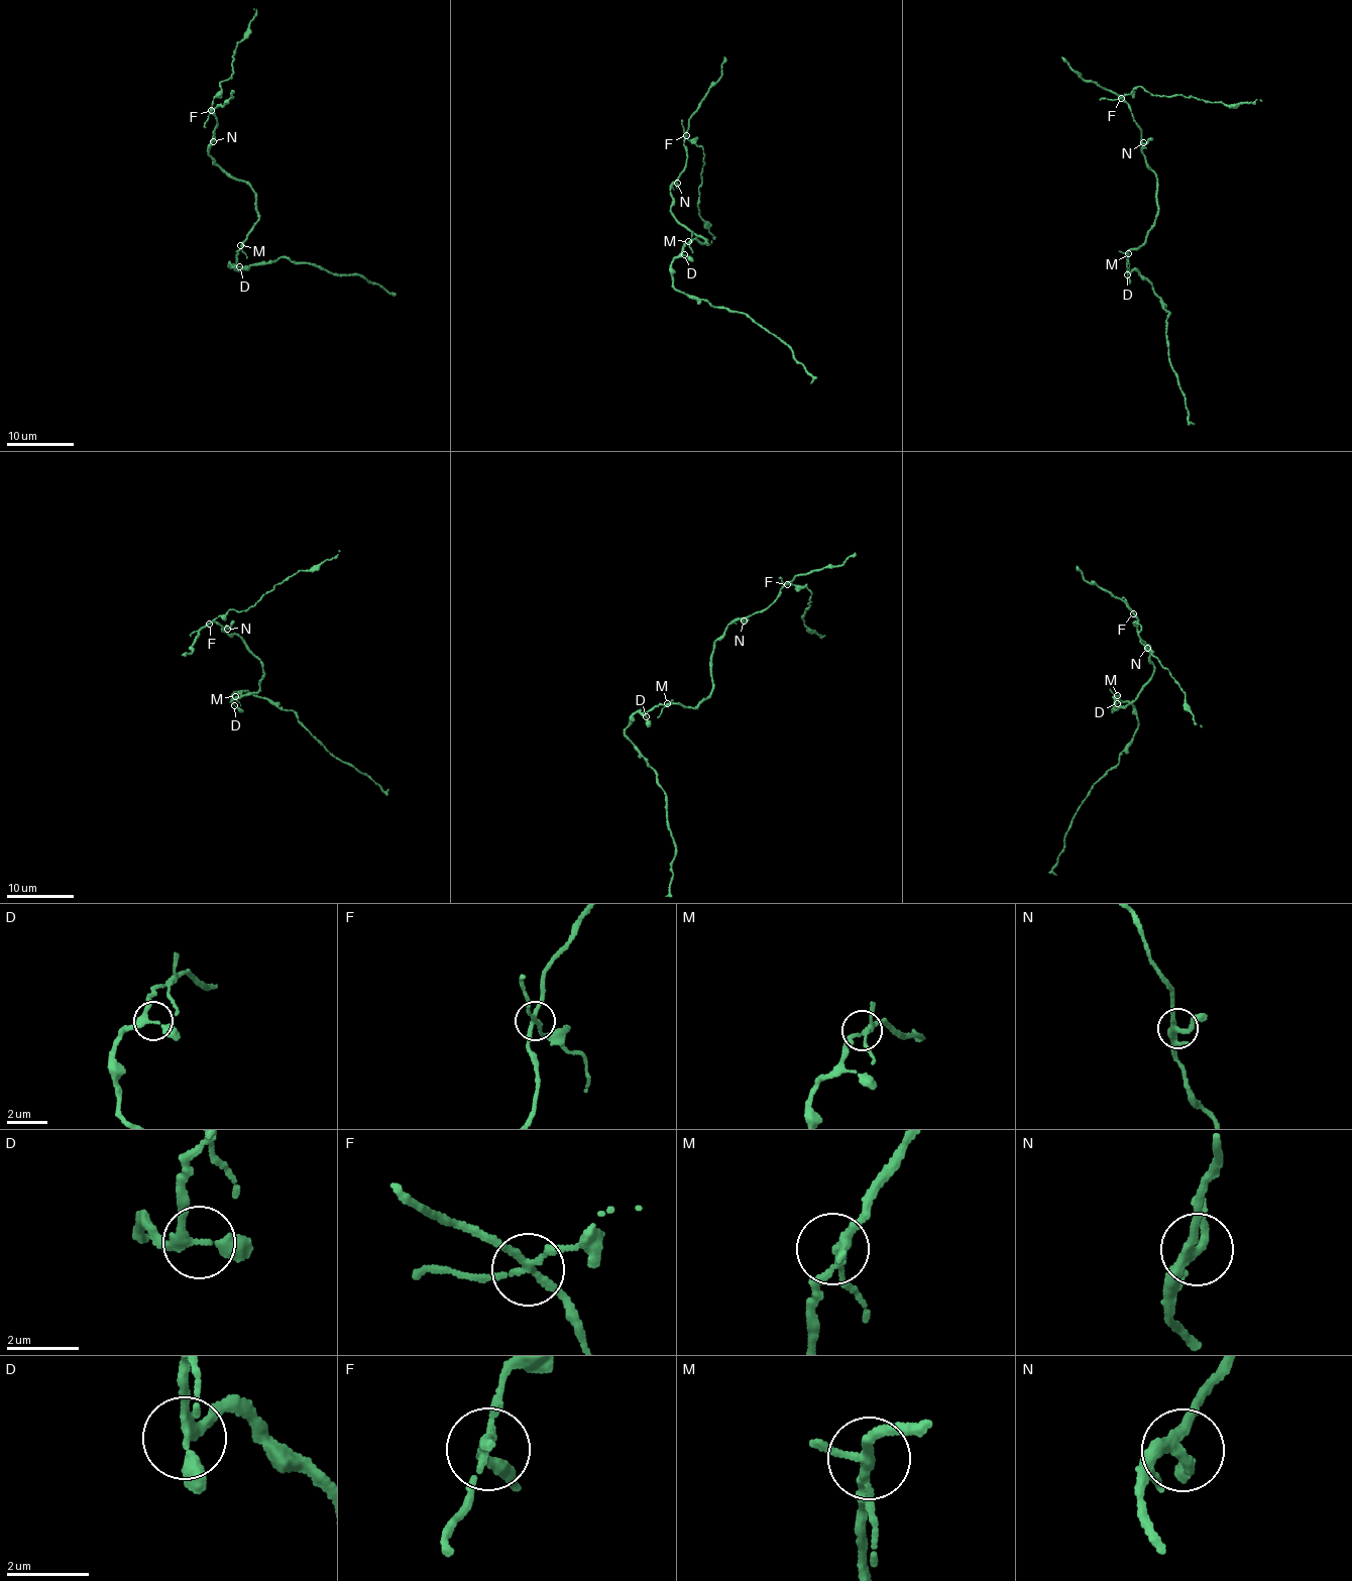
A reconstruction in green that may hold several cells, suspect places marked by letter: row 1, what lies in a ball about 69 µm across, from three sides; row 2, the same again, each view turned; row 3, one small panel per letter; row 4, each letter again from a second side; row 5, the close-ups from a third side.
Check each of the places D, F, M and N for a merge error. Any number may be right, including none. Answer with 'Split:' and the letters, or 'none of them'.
Split: F

